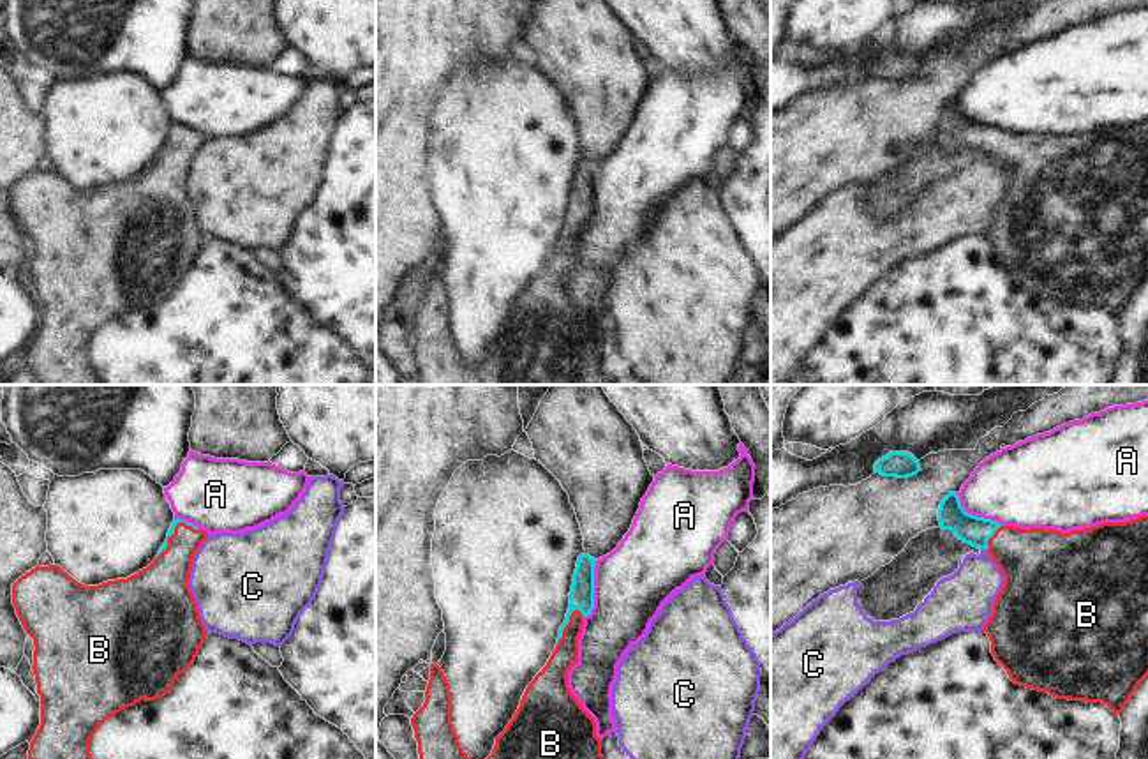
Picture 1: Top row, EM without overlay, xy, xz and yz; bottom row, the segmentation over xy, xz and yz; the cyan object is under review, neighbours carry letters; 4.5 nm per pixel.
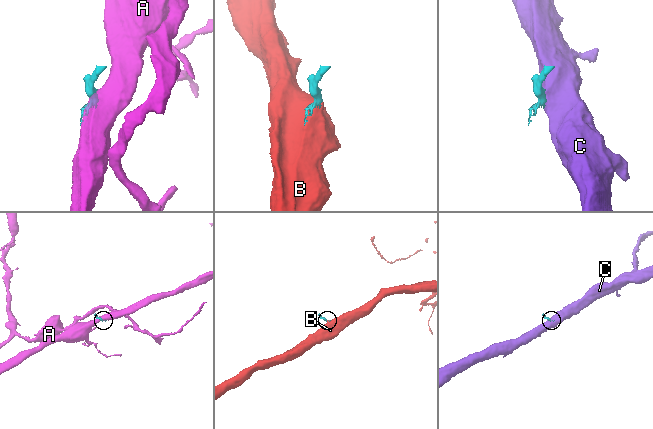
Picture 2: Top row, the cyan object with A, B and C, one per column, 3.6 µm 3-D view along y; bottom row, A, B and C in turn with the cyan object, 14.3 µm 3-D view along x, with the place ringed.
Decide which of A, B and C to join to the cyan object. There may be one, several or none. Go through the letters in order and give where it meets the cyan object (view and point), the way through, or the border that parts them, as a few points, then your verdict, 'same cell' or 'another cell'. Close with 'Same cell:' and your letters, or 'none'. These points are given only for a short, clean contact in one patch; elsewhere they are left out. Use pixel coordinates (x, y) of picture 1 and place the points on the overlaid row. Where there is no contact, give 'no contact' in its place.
A: contact xz (593, 590); border xz (596, 560), (595, 606), (584, 618); another cell
B: contact xz (565, 625); way xz (582, 590), (582, 601), (565, 625), (566, 653), (552, 678); same cell
C: contact yz (984, 548); border yz (981, 548), (986, 551); another cell
Same cell: B

